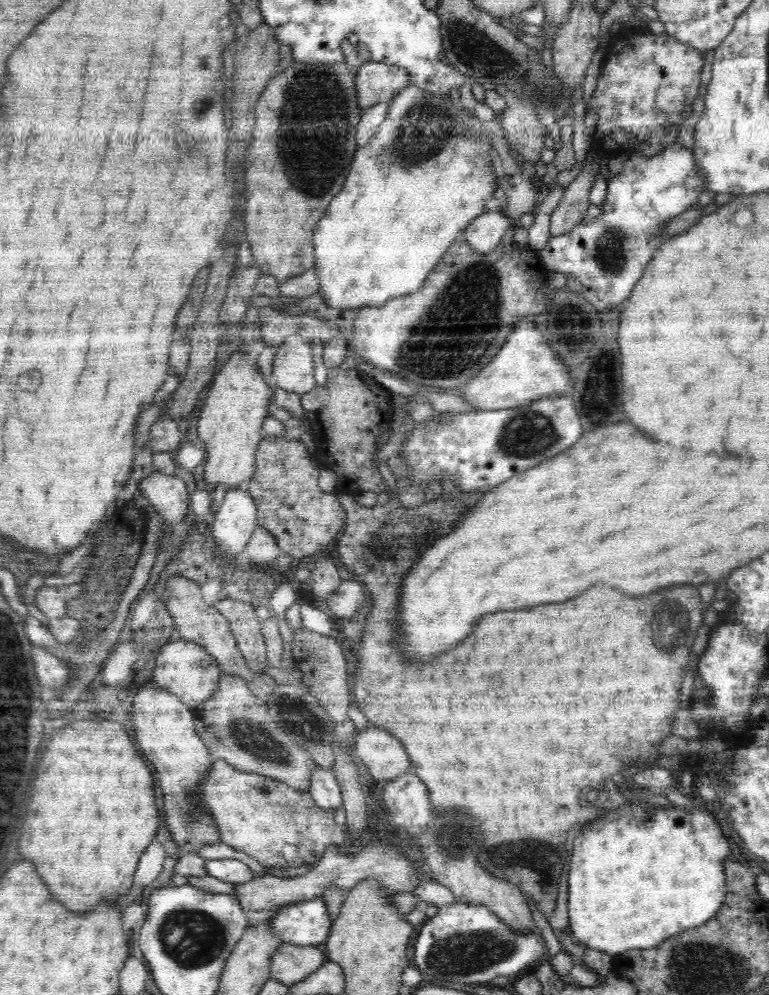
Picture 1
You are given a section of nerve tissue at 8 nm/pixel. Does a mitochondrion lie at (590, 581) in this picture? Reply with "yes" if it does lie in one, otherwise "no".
no

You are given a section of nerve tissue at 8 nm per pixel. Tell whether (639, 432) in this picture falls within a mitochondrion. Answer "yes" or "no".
no

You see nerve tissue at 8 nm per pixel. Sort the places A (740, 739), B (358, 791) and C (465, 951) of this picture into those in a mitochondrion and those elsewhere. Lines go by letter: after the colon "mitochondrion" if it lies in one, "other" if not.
A: other
B: other
C: mitochondrion

